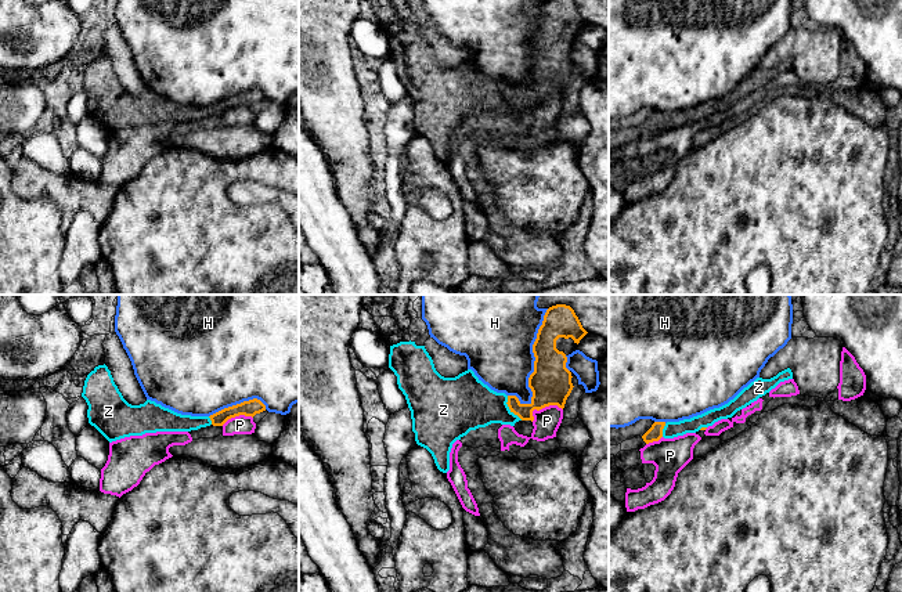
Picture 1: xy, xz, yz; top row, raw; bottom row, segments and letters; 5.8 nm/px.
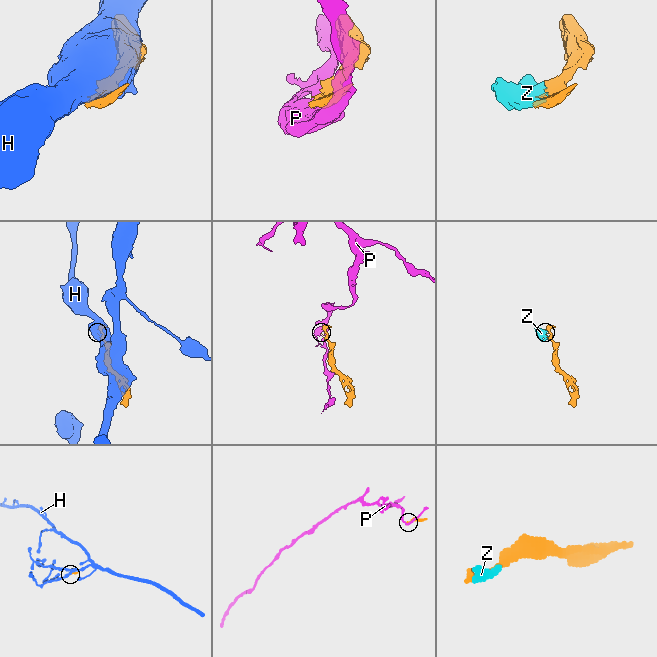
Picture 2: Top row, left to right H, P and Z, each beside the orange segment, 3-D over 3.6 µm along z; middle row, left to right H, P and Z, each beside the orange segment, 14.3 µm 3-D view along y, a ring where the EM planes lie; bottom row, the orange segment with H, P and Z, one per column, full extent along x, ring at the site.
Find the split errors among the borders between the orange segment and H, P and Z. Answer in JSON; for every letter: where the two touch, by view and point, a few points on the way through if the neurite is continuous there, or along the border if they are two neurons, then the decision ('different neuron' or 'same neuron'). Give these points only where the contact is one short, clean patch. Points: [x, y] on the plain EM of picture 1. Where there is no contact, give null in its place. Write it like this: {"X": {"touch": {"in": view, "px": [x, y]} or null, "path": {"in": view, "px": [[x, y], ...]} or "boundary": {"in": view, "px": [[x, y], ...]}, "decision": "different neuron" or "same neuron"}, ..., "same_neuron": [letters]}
{"H": {"touch": {"in": "xz", "px": [534, 51]}, "decision": "different neuron"}, "P": {"touch": {"in": "xz", "px": [542, 97]}, "decision": "different neuron"}, "Z": {"touch": {"in": "xz", "px": [509, 98]}, "decision": "same neuron"}, "same_neuron": ["Z"]}

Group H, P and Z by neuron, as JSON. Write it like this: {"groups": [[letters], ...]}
{"groups": [["H"], ["P"], ["Z"]]}

